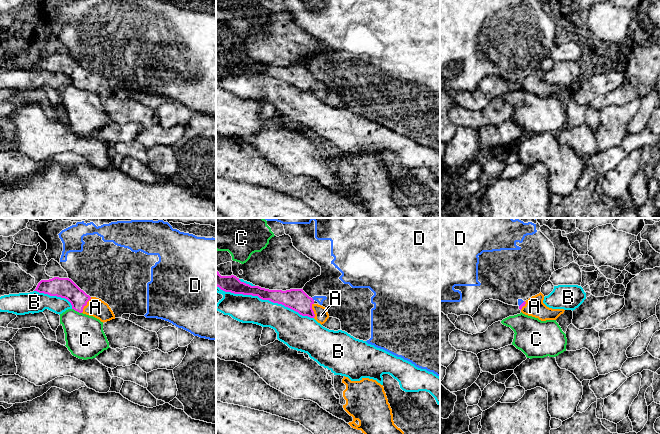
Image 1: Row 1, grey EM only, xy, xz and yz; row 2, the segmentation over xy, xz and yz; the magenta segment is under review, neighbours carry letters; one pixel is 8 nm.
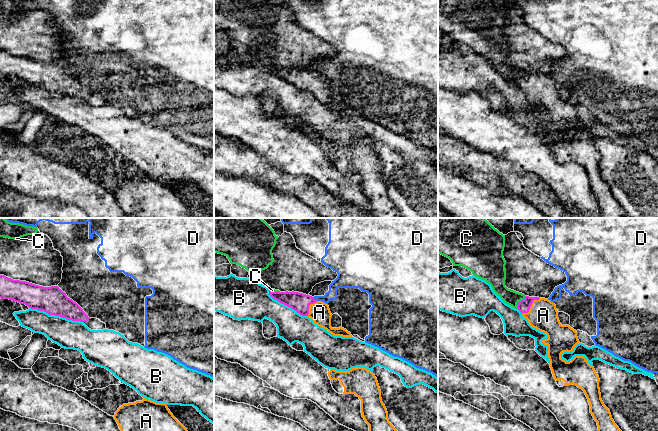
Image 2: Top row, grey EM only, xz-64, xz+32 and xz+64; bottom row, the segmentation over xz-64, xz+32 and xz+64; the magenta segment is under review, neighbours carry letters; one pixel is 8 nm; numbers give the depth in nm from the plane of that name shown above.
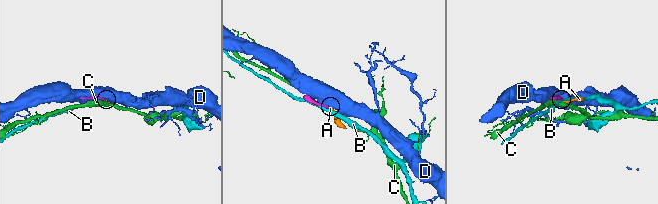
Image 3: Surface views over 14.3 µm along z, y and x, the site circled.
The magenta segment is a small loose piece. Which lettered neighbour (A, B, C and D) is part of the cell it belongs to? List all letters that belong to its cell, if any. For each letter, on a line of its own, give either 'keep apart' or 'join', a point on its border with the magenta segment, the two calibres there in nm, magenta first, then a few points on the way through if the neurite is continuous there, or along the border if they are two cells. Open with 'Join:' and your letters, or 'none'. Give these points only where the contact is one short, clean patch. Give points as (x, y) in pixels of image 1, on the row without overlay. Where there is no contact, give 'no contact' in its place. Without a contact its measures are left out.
Join: A
A: join; contact xy (86, 80); calibres 160 and 150 nm; way xy (65, 64), (86, 80), (95, 83)
B: keep apart; contact xz (265, 75); calibres 180 and 220 nm
C: keep apart; contact xy (77, 87); calibres 160 and 320 nm; border xy (72, 84), (81, 89)
D: keep apart; contact xz (312, 75); calibres 180 and 60 nm; border xz (312, 73), (313, 76)

